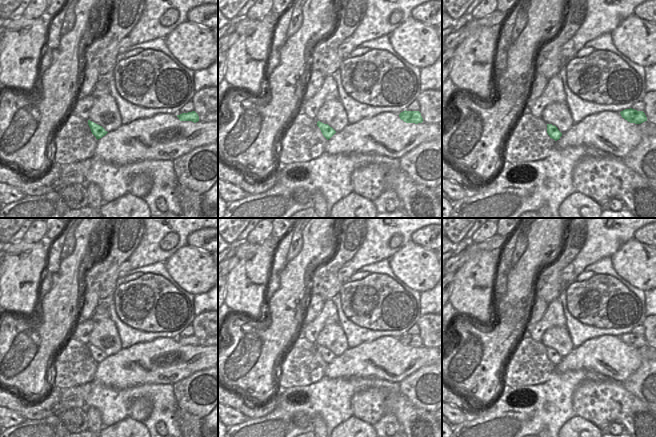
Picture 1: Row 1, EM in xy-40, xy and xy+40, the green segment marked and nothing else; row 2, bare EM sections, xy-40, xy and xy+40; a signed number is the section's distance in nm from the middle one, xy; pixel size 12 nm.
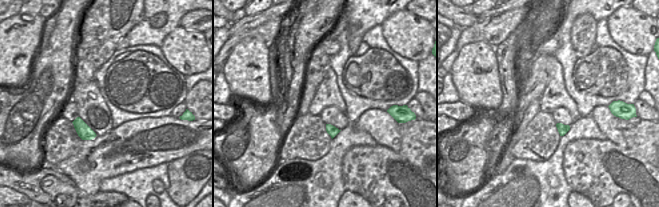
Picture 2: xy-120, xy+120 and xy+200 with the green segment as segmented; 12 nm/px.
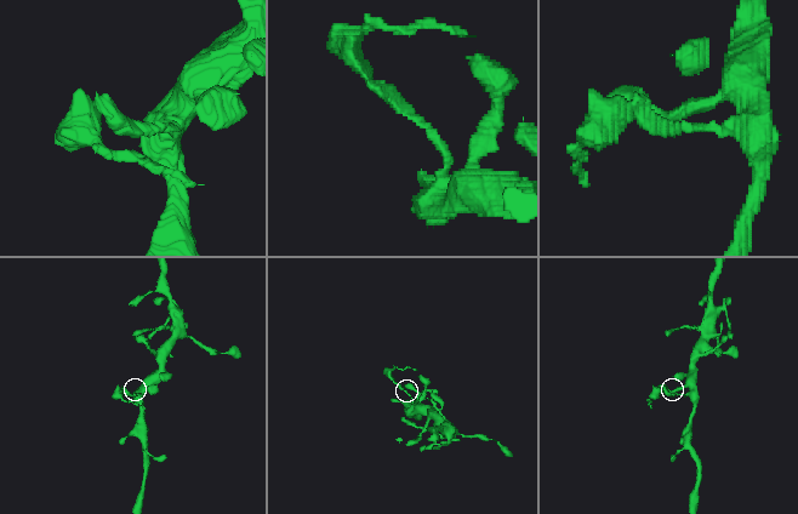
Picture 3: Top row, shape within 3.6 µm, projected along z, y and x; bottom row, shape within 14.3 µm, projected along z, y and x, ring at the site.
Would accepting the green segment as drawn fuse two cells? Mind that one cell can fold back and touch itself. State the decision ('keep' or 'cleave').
cleave

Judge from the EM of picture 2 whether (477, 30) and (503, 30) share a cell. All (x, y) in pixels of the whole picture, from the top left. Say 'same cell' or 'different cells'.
same cell

